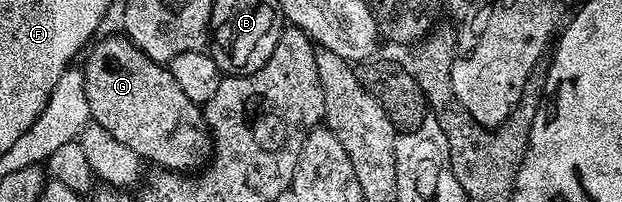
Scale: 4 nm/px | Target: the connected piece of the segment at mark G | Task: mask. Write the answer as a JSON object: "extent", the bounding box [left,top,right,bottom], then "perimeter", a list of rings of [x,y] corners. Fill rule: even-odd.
{"extent":[83,33,214,173],"perimeter":[[[123,33],[117,35],[108,35],[88,57],[88,64],[83,64],[84,84],[86,85],[86,101],[88,102],[88,113],[91,122],[102,125],[102,129],[106,129],[106,133],[111,133],[118,141],[122,141],[122,145],[126,145],[126,149],[134,149],[134,153],[138,153],[138,157],[142,161],[148,159],[157,168],[165,171],[179,171],[181,173],[196,173],[201,170],[211,160],[214,154],[214,144],[212,141],[212,133],[208,129],[208,123],[204,119],[204,112],[194,101],[190,101],[190,97],[186,97],[186,93],[182,93],[182,85],[178,85],[178,81],[174,81],[171,70],[165,64],[156,63],[150,57],[146,57],[146,53],[142,53],[142,49],[138,49],[138,45],[134,45],[131,39]]]}

